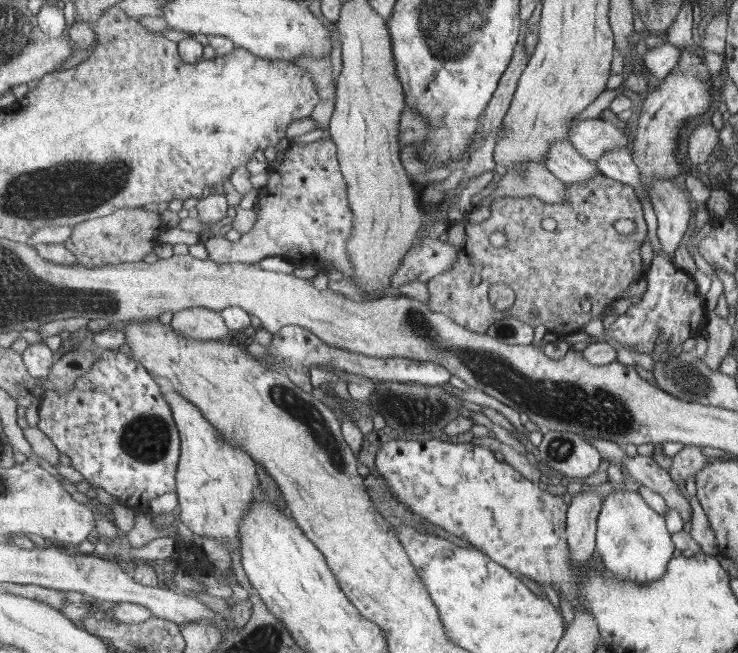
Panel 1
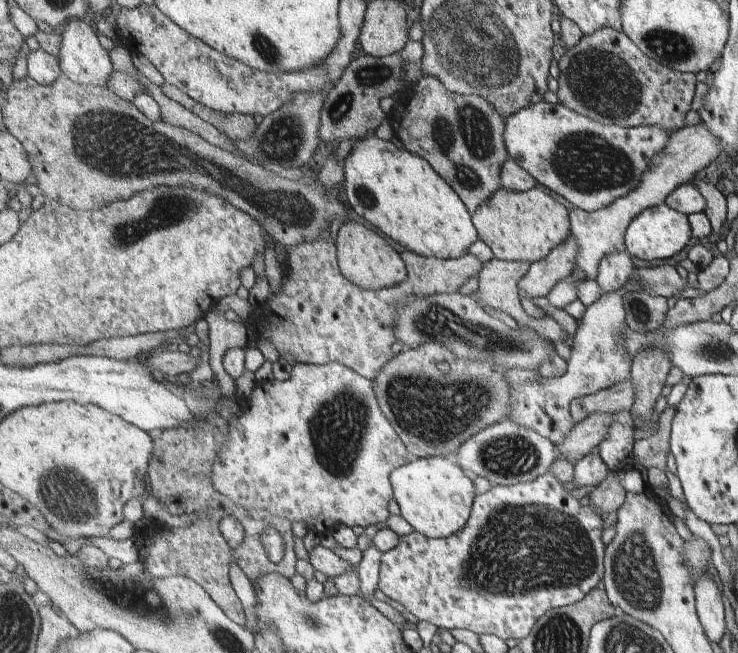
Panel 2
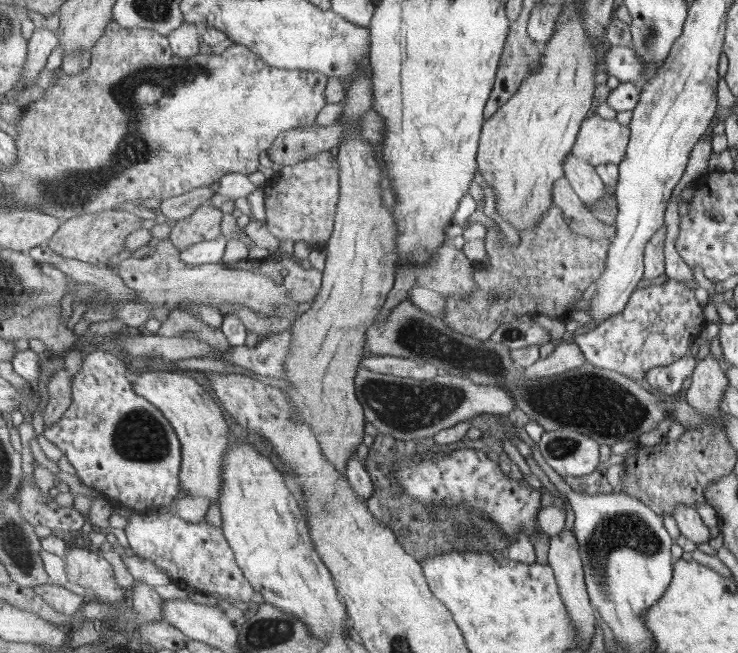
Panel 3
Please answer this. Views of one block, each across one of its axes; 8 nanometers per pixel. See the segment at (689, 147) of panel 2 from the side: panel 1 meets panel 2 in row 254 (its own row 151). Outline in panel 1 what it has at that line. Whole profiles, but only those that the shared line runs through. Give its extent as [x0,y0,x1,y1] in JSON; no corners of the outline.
[570,118,629,161]

